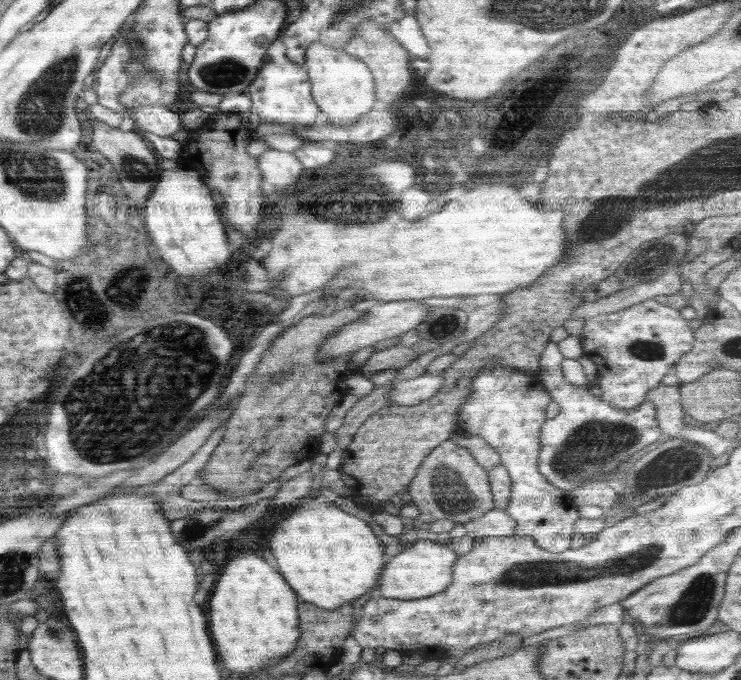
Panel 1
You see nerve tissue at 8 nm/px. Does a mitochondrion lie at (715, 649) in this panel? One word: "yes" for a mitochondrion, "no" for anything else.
no

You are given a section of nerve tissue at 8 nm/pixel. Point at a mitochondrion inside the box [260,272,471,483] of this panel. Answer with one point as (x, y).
(437, 326)

